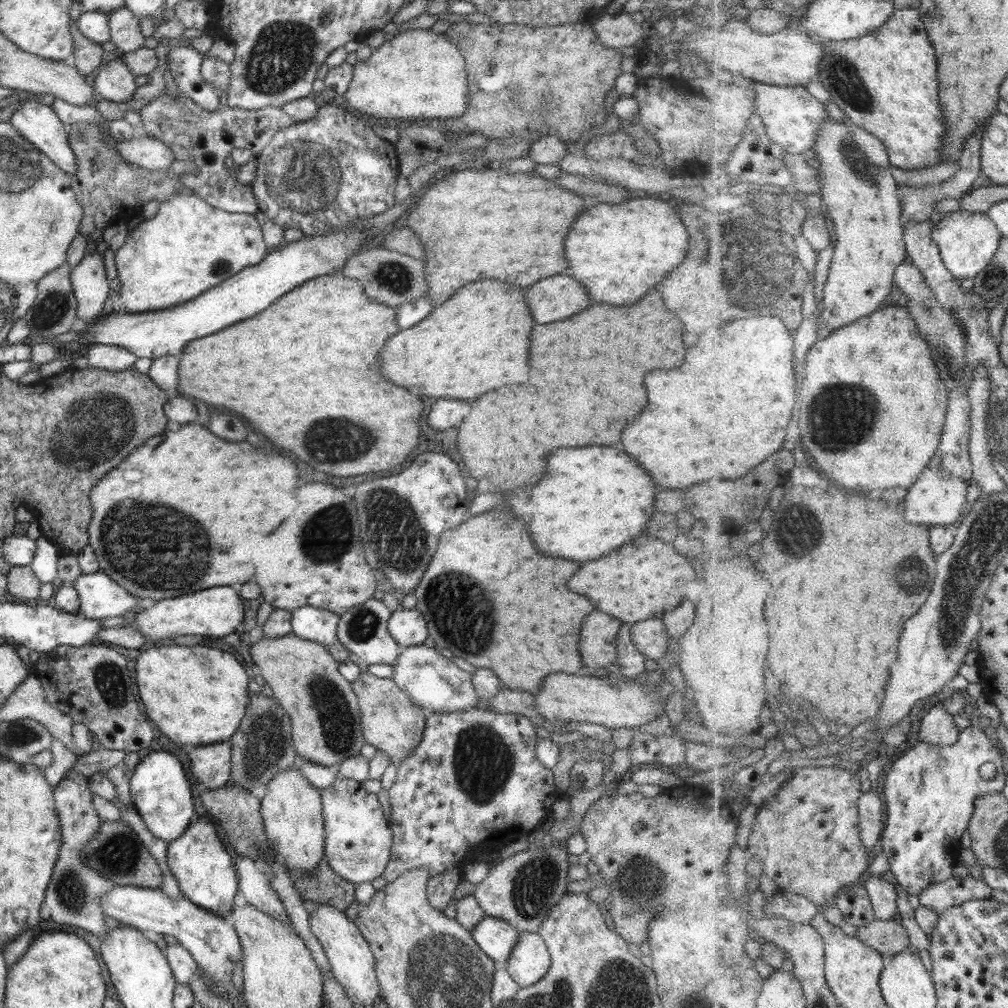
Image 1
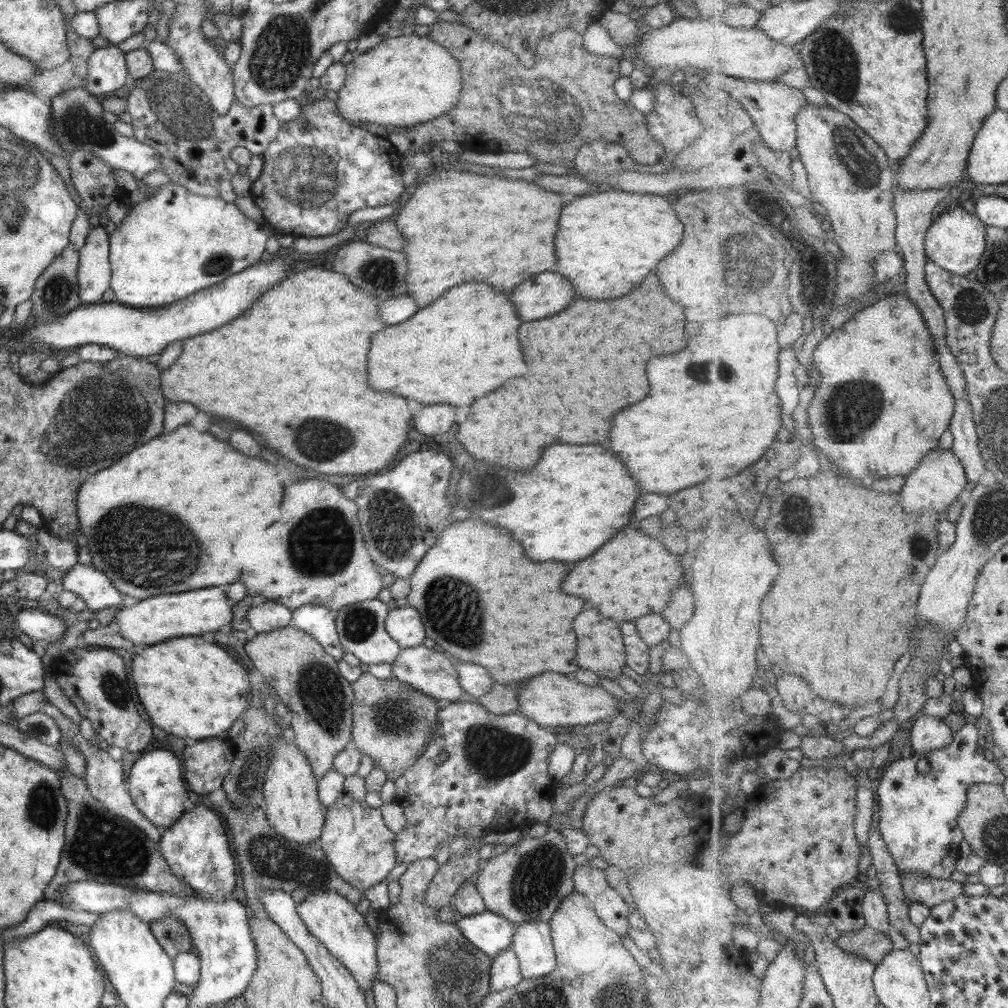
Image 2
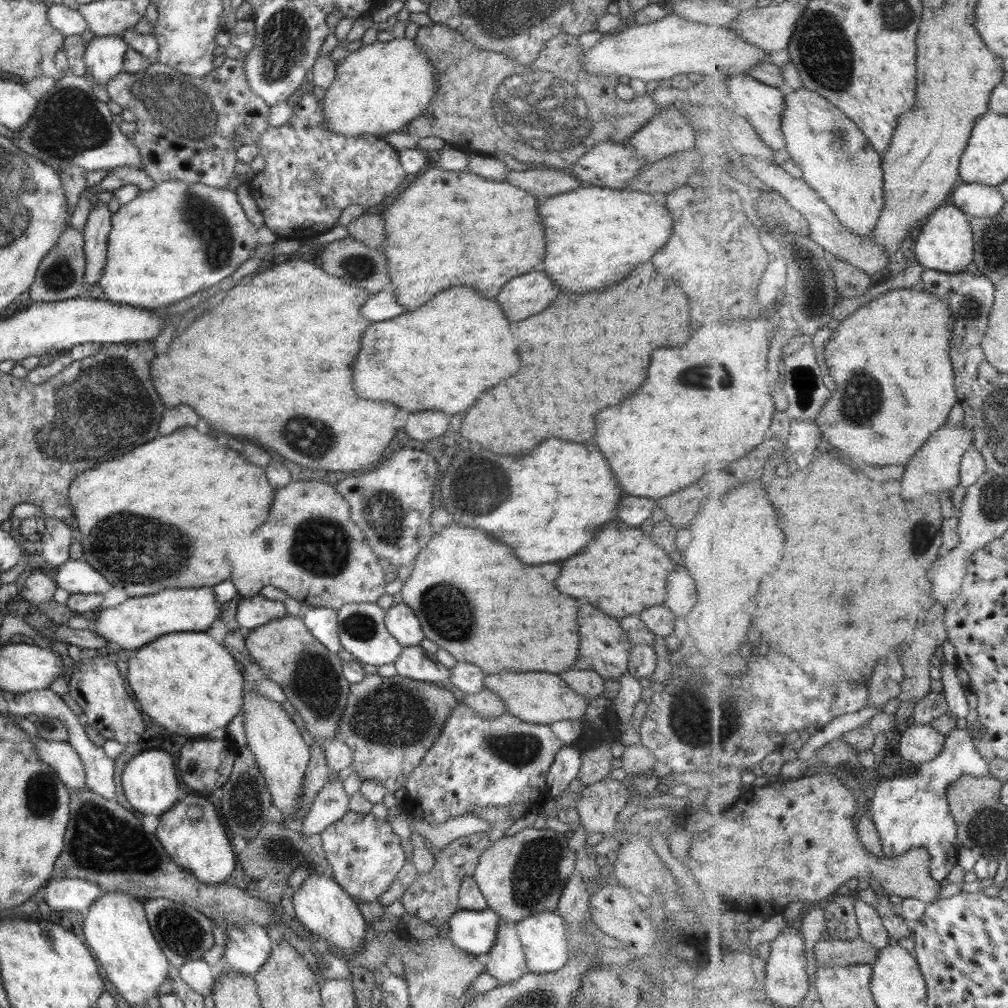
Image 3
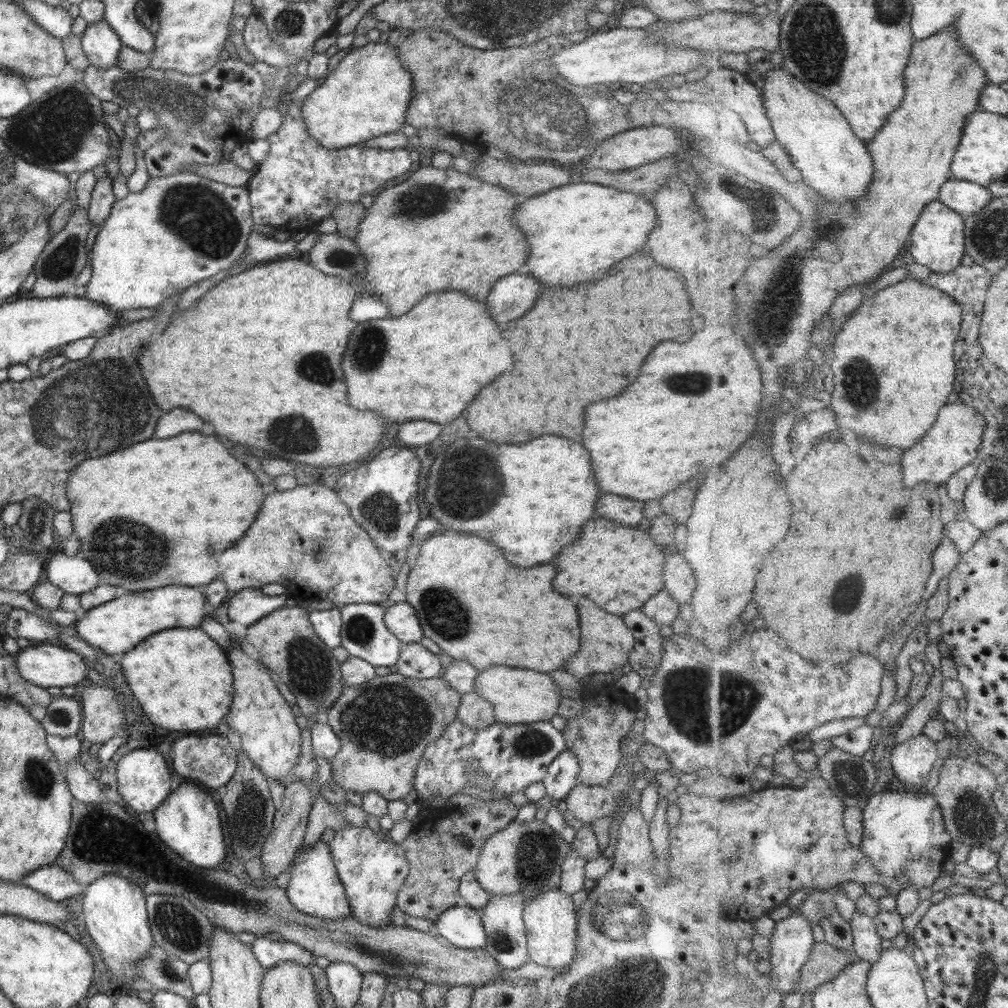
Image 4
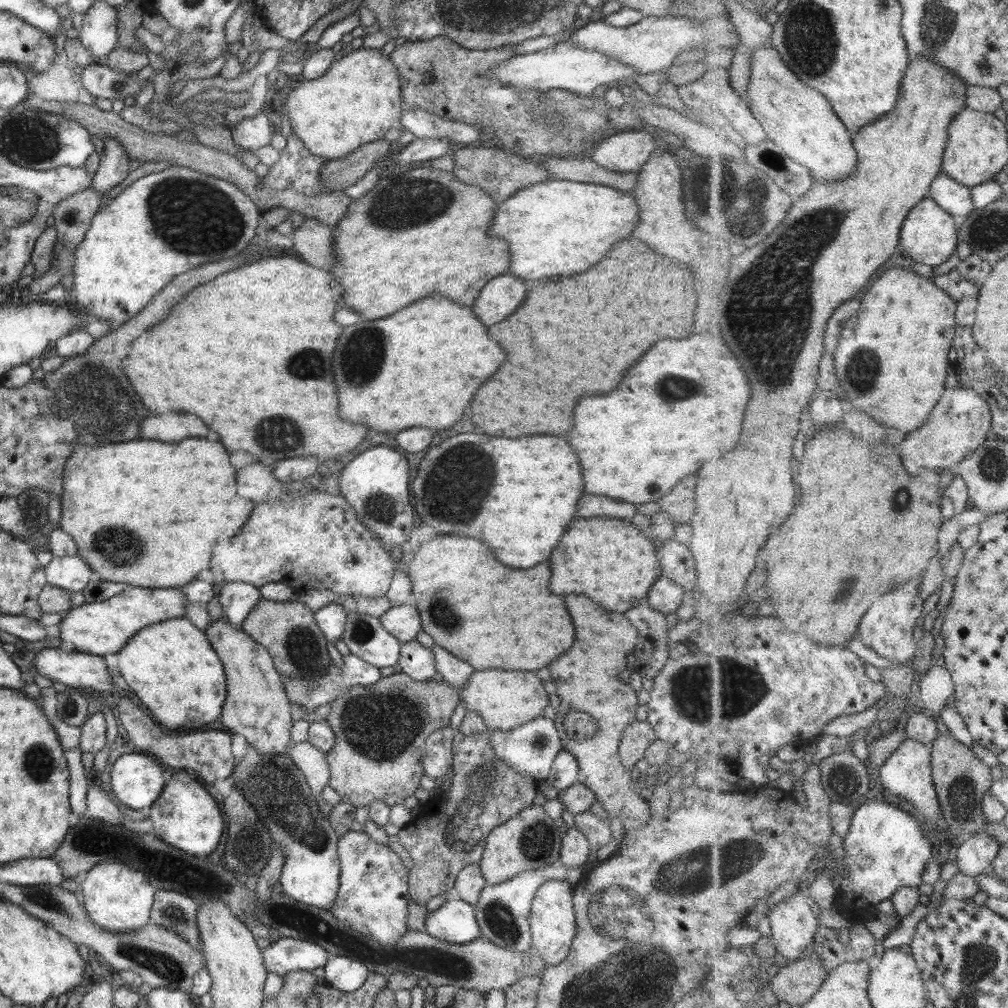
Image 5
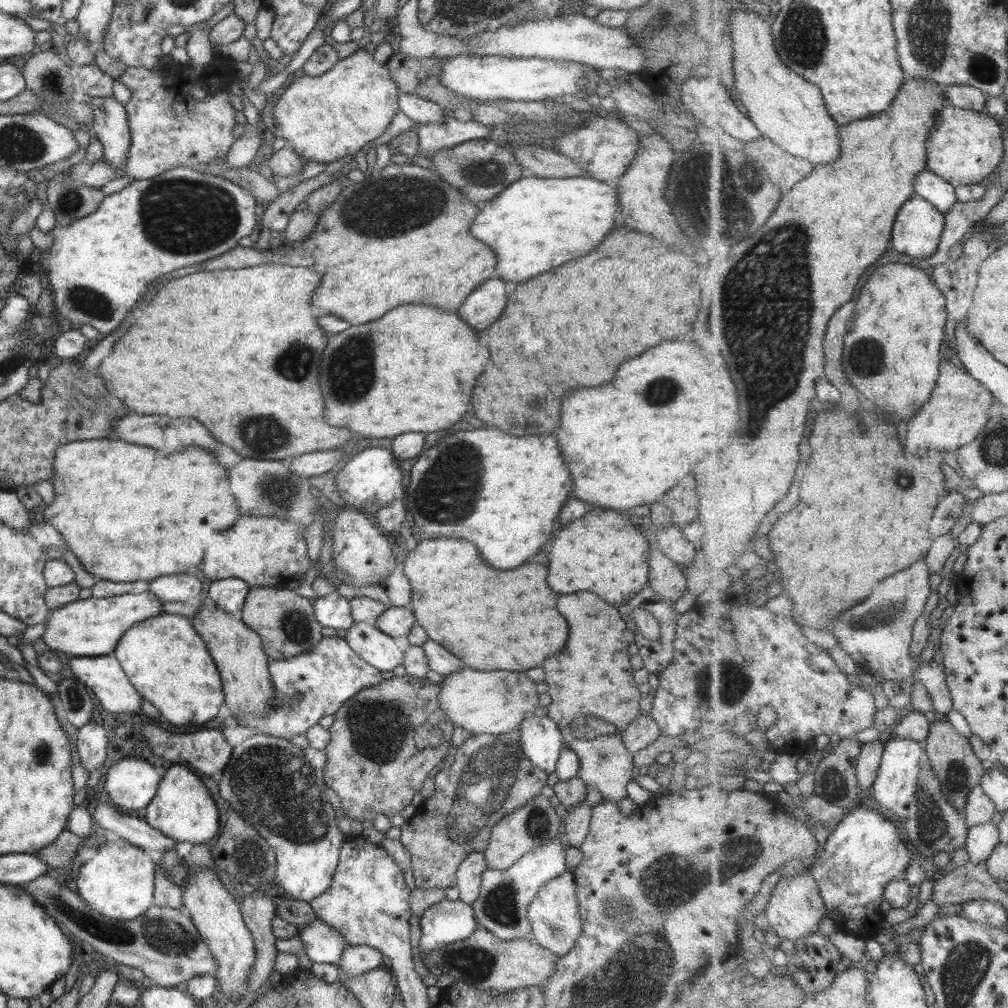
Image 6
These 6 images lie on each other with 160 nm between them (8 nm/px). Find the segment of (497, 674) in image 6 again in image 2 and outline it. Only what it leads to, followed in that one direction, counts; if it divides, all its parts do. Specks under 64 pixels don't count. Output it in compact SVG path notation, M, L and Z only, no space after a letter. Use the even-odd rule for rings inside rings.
M543 672L543 674L533 676L527 682L521 682L519 686L512 688L517 688L516 701L519 706L517 712L545 730L557 726L571 728L601 722L621 713L617 704L623 702L621 699L612 697L599 684L595 686L584 685L576 680L569 680L561 674L555 674L555 672Z

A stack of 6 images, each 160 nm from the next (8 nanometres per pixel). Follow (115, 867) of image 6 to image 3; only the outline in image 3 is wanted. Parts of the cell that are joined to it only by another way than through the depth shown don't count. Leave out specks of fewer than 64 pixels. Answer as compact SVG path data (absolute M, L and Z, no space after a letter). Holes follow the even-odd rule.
M121 891L101 893L93 899L83 913L83 934L89 948L93 950L93 958L100 964L100 968L105 970L105 978L115 986L115 990L121 994L125 1002L143 1006L145 1000L157 997L158 988L166 979L166 972L170 965L153 938L141 901Z

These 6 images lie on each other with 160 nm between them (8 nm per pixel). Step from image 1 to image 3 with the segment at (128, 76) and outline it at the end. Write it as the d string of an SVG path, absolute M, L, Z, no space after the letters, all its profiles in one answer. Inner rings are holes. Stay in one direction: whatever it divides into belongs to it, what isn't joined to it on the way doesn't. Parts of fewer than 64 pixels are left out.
M95 36L84 46L84 65L100 86L122 71L122 56L128 46L120 36Z

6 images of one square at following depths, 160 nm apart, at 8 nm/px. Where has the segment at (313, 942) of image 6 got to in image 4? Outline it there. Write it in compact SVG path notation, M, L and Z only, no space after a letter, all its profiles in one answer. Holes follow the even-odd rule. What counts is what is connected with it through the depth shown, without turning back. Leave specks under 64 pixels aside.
M257 935L255 941L249 946L263 970L273 968L288 960L308 967L309 962L313 960L313 956L308 950L289 941L269 941L263 939L261 935Z

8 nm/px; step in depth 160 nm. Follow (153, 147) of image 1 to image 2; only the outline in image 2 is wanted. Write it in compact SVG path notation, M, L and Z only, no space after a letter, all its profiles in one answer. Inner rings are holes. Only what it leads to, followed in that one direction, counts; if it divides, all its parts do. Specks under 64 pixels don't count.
M85 87L68 88L50 100L50 136L65 156L82 150L95 155L111 169L131 173L135 179L147 178L159 166L160 156L153 148L134 138L121 136L112 124L105 122L101 102Z

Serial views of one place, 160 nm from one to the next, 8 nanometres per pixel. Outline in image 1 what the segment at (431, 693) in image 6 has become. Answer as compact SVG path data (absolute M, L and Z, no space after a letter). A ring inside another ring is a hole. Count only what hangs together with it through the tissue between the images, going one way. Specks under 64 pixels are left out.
M360 671L350 685L358 700L363 741L376 752L385 754L387 761L397 766L421 743L427 711L414 705L390 678L377 678L368 671Z

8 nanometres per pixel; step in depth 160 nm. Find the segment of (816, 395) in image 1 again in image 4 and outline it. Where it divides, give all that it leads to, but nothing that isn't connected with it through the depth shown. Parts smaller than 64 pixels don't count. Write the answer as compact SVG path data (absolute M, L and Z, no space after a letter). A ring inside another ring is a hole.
M913 276L886 286L865 300L837 334L837 342L832 340L833 355L828 362L835 378L831 408L834 413L837 410L839 426L851 428L859 438L883 446L899 446L905 451L915 447L936 423L953 392L958 374L954 347L960 338L962 319L961 306L948 293Z

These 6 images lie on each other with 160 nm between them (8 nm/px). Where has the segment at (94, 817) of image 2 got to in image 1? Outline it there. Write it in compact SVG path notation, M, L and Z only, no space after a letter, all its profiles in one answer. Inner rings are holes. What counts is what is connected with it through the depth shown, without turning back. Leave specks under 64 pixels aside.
M99 821L96 833L81 848L81 859L85 867L92 868L117 886L136 886L146 889L159 889L162 883L160 866L149 856L141 840L131 827L121 821Z

